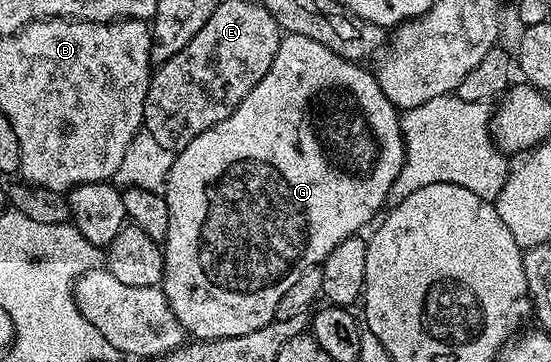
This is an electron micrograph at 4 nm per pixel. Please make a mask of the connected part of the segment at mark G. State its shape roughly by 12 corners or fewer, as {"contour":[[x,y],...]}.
{"contour":[[287,33],[175,153],[165,299],[245,335],[402,168],[374,72]]}

